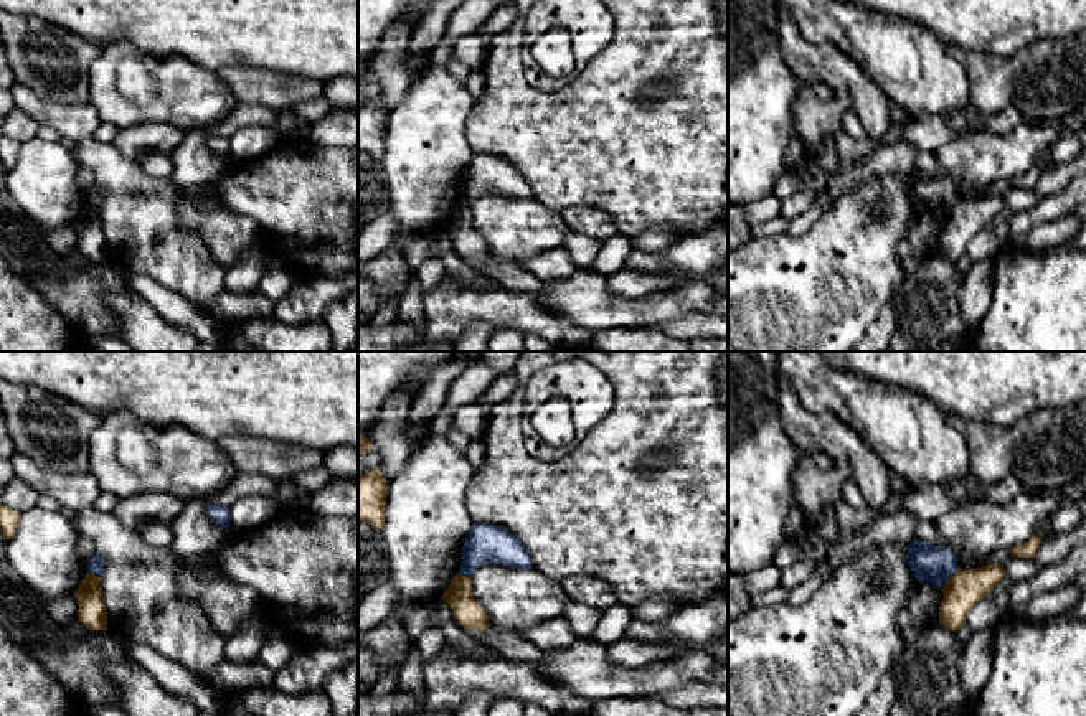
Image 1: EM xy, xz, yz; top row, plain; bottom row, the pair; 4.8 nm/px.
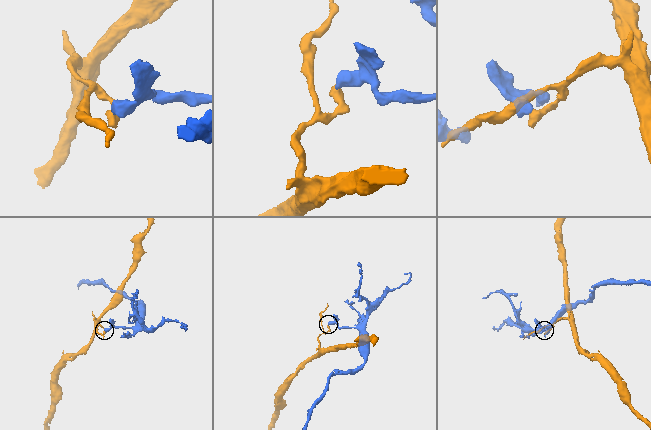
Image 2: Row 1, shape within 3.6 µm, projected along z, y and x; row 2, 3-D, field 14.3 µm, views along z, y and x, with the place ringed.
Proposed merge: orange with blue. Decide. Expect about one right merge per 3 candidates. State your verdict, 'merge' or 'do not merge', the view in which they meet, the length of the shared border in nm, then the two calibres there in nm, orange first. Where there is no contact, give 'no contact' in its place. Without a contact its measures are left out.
do not merge | yz | 130 nm | 180/180 nm

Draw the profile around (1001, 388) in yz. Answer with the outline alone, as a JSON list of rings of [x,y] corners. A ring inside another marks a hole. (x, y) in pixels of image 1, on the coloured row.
[[[822,351],[845,373],[933,399],[962,421],[1013,426],[1036,409],[1086,401],[1086,351]]]

